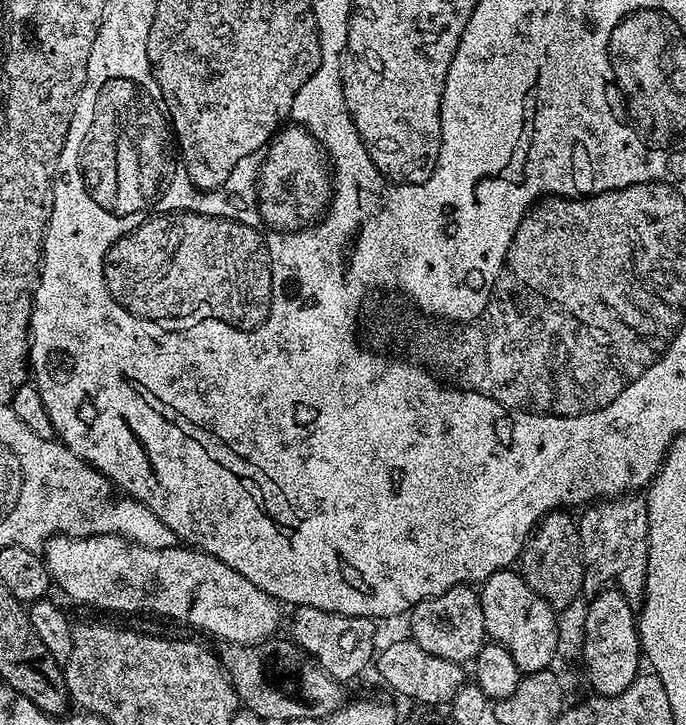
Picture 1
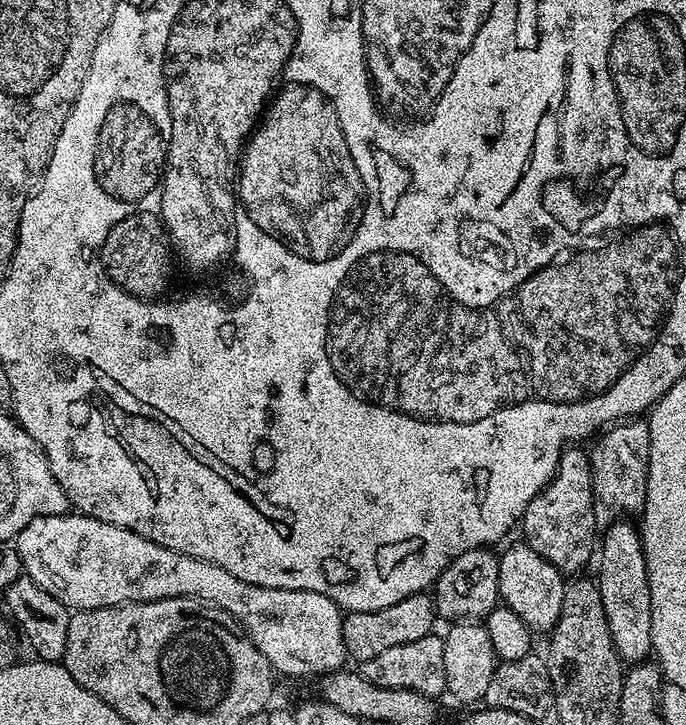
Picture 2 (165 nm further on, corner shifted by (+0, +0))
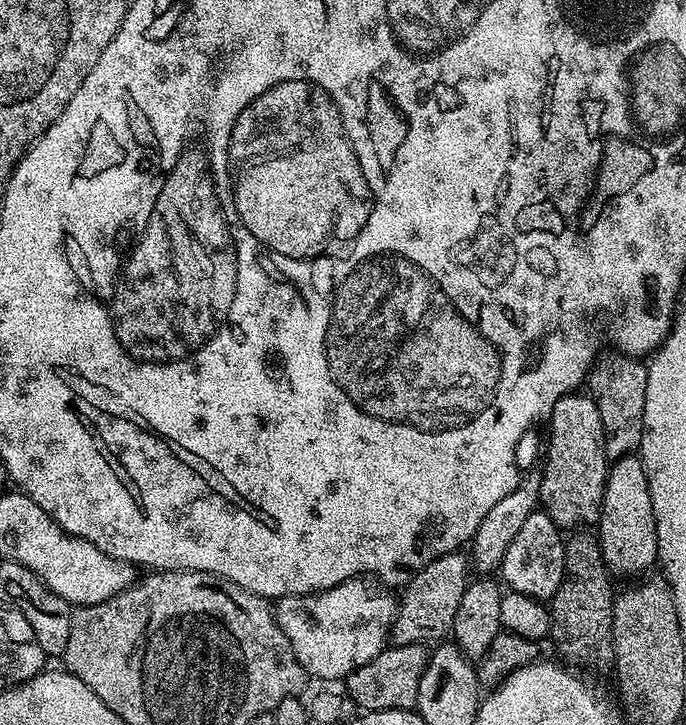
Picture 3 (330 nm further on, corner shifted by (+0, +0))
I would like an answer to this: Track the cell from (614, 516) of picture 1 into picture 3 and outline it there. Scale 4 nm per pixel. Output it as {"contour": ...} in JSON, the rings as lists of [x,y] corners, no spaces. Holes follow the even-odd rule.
{"contour":[[[612,354],[609,360],[601,359],[589,372],[587,391],[596,402],[596,409],[604,427],[604,455],[619,458],[635,453],[644,433],[646,410],[646,378],[648,364],[623,354]]]}

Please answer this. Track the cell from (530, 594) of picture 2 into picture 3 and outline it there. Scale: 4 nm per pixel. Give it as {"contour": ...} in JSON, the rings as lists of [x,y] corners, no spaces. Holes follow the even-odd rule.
{"contour":[[[537,510],[522,522],[518,534],[514,534],[514,542],[506,549],[498,569],[499,575],[504,575],[503,583],[511,591],[526,594],[535,600],[551,601],[558,586],[564,581],[564,542],[561,529],[551,520],[548,513]]]}

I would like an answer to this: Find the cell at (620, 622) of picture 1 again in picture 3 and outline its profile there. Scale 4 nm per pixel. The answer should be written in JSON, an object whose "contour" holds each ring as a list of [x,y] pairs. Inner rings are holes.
{"contour":[[[629,454],[611,461],[604,483],[604,501],[600,507],[598,539],[609,573],[636,576],[657,563],[658,534],[654,522],[654,506],[650,502],[650,486],[639,455]]]}

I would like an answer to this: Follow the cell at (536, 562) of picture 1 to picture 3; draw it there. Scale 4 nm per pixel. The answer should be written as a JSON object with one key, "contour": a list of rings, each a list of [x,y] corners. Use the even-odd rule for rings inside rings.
{"contour":[[[573,394],[558,398],[552,408],[548,428],[548,457],[540,476],[539,507],[561,530],[580,530],[583,524],[595,525],[604,501],[604,483],[610,467],[604,455],[604,427],[591,395]]]}

